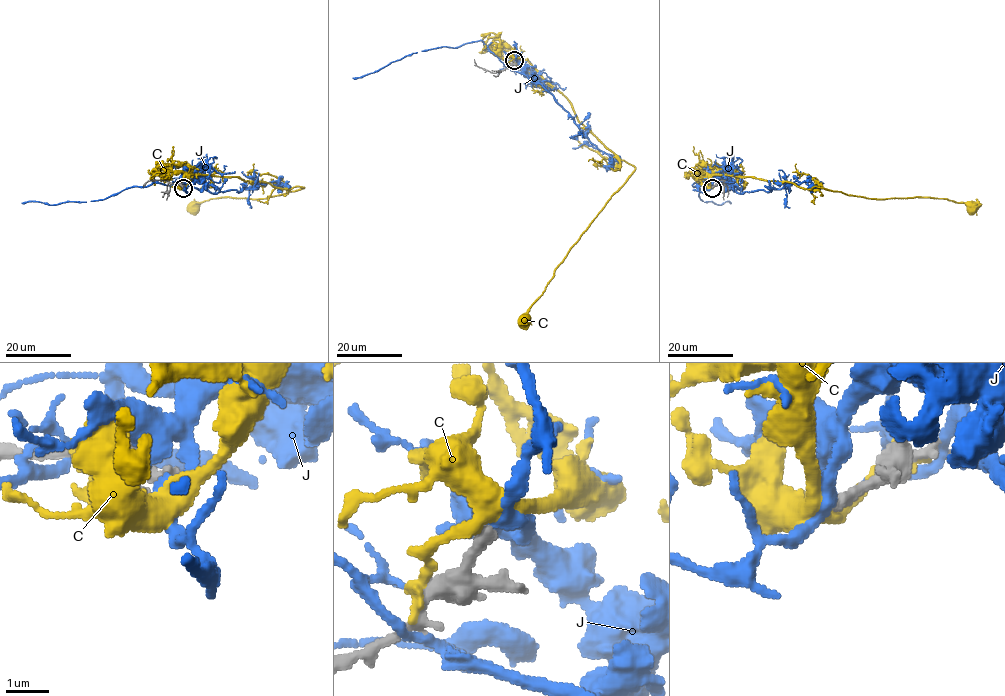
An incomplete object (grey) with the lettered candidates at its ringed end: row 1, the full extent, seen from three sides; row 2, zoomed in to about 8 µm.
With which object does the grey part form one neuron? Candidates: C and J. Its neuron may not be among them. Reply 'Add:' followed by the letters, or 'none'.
Add: none

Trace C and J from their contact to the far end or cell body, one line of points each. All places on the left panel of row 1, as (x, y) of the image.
C: (183, 187), (196, 174), (237, 176), (282, 188), (303, 187), (260, 199), (211, 198), (192, 207)
J: (183, 187), (187, 175), (175, 184), (153, 182), (85, 202), (21, 203)

